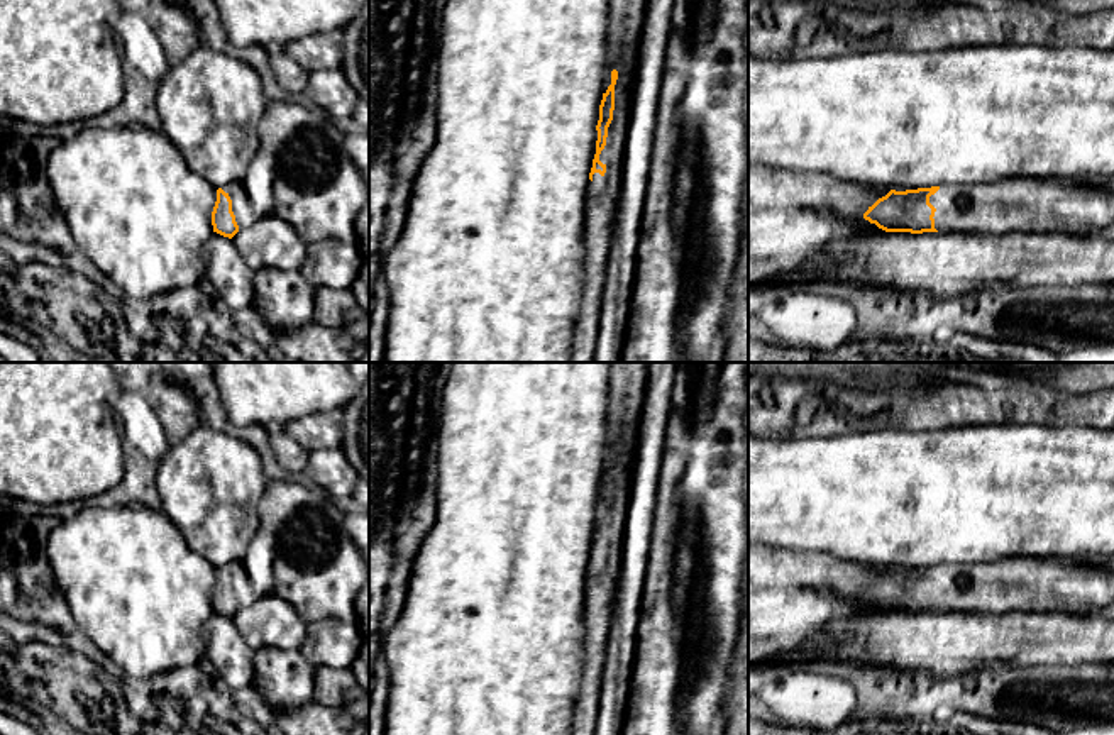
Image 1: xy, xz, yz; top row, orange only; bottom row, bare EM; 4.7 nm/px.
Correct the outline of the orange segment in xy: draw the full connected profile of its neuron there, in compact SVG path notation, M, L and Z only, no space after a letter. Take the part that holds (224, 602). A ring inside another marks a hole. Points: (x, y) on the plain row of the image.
M244 557L217 569L217 581L212 591L213 611L232 618L240 608L251 606L261 598L256 591Z

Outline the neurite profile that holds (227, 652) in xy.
M213 611L203 623L207 642L205 662L212 666L230 689L252 686L254 650L244 640L232 618Z

